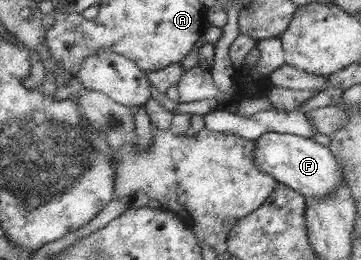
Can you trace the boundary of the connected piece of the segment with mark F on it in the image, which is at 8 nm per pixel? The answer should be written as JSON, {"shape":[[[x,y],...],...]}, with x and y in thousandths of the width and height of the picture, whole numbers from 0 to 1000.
{"shape":[[[737,508],[701,546],[706,638],[756,677],[765,704],[784,704],[828,738],[842,765],[864,754],[864,765],[889,769],[895,750],[917,746],[920,731],[956,704],[936,608],[917,592],[914,569],[878,554],[861,527]]]}

